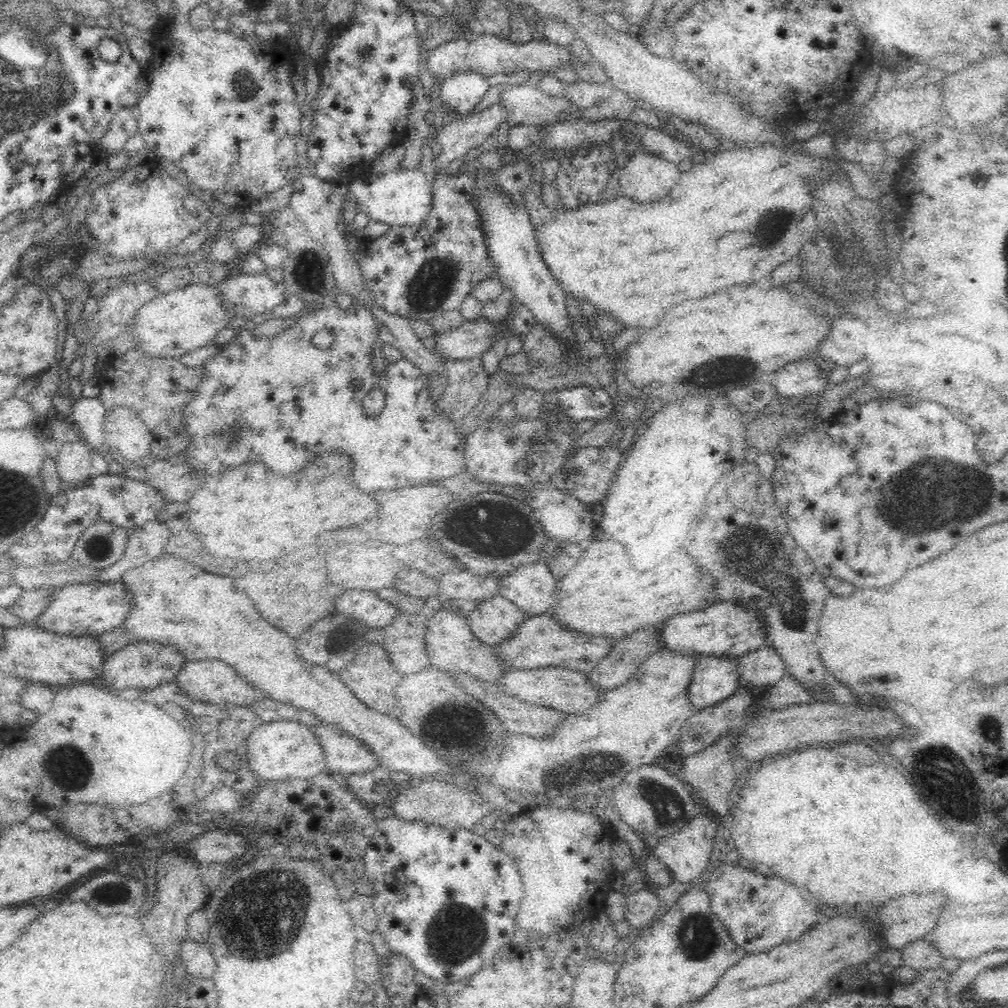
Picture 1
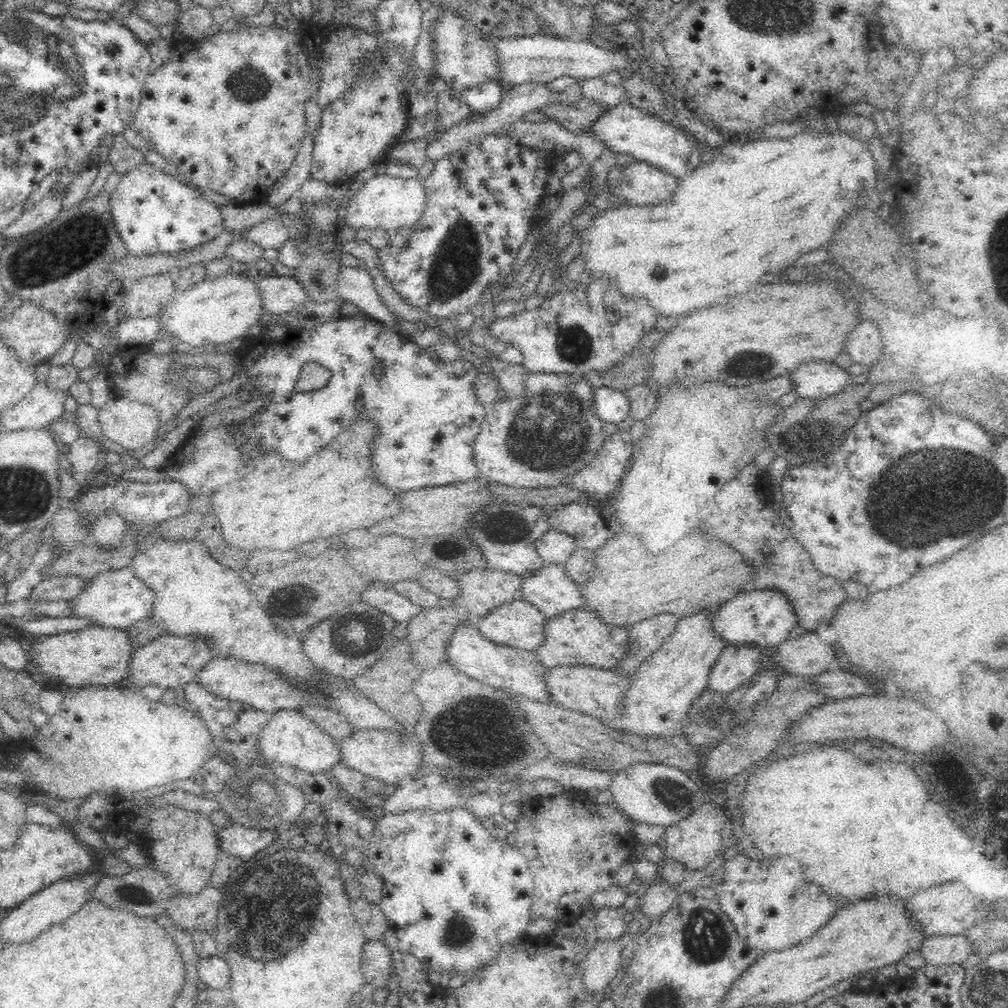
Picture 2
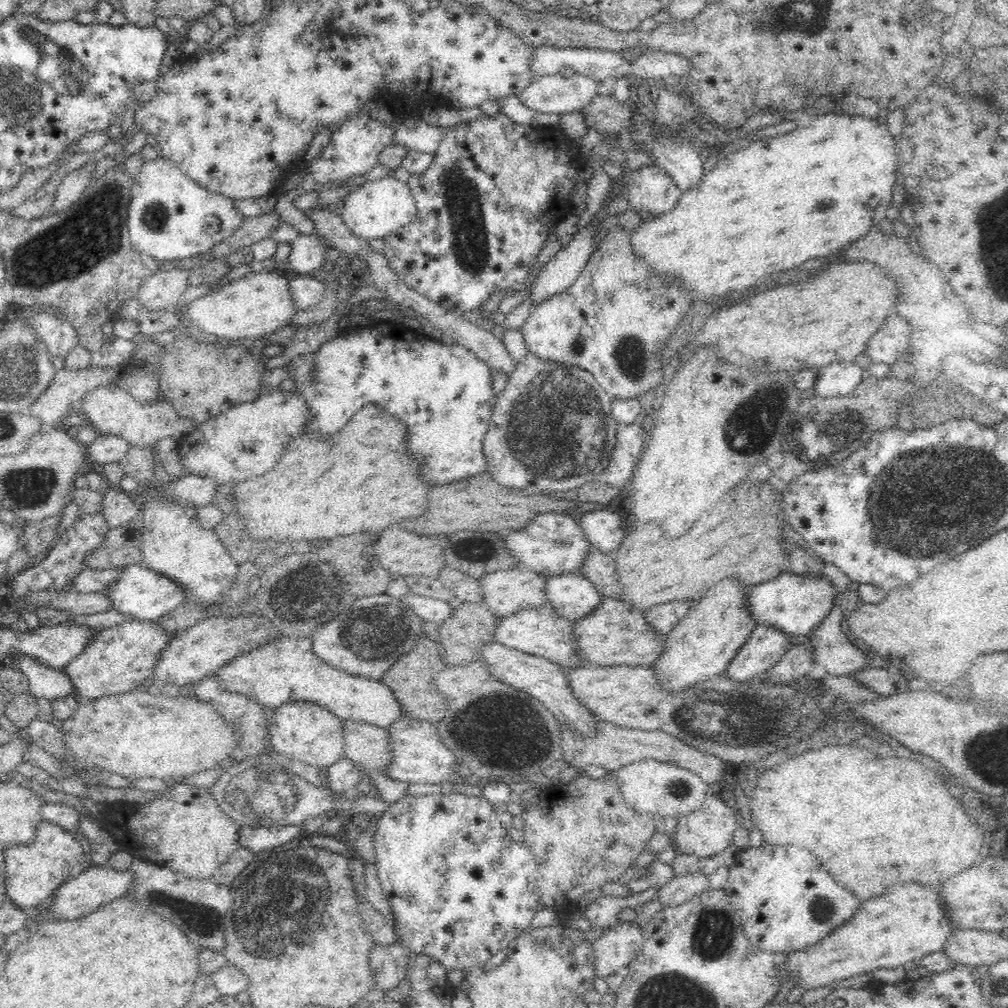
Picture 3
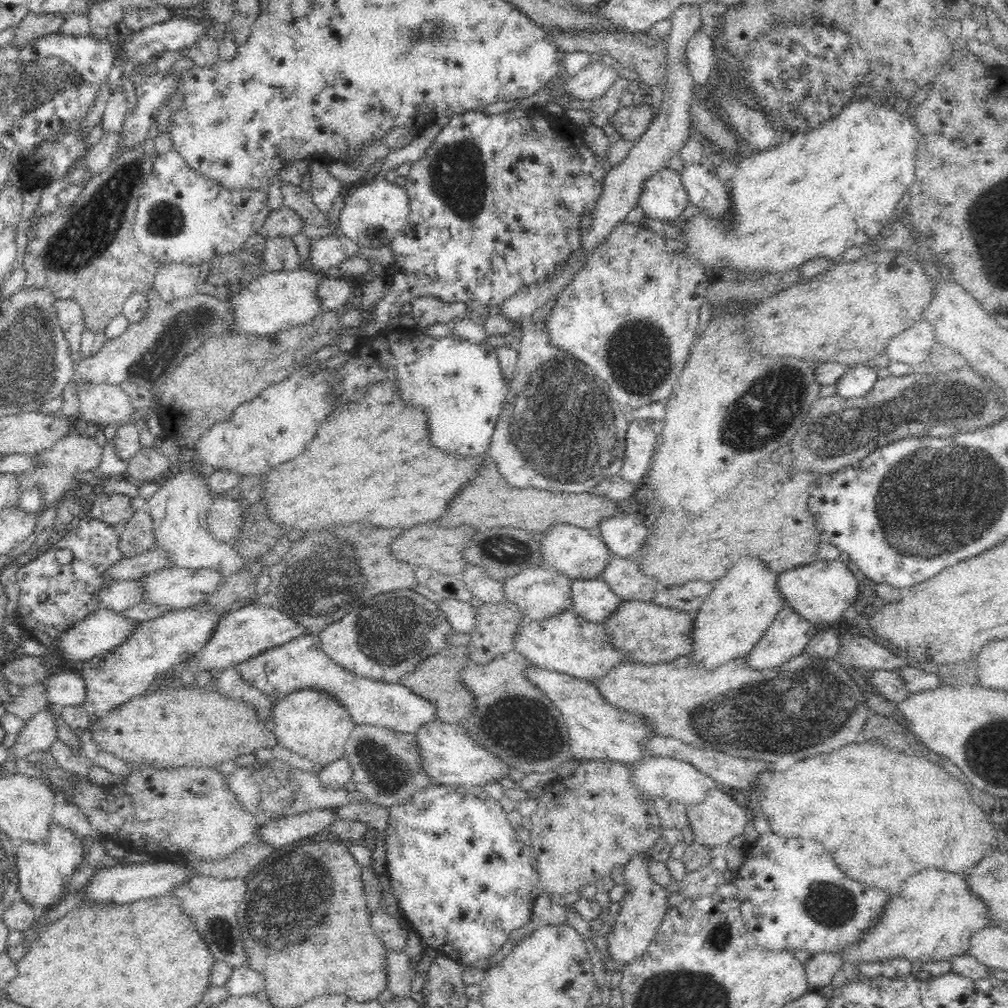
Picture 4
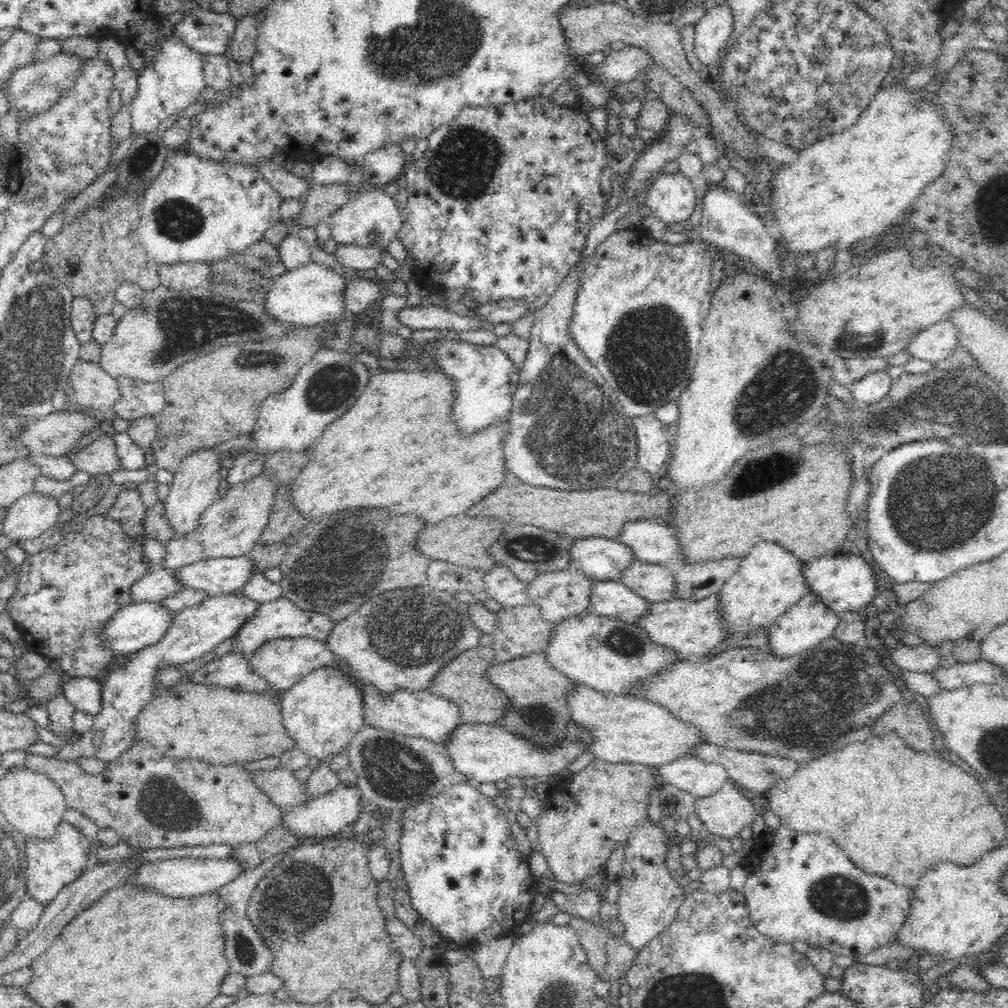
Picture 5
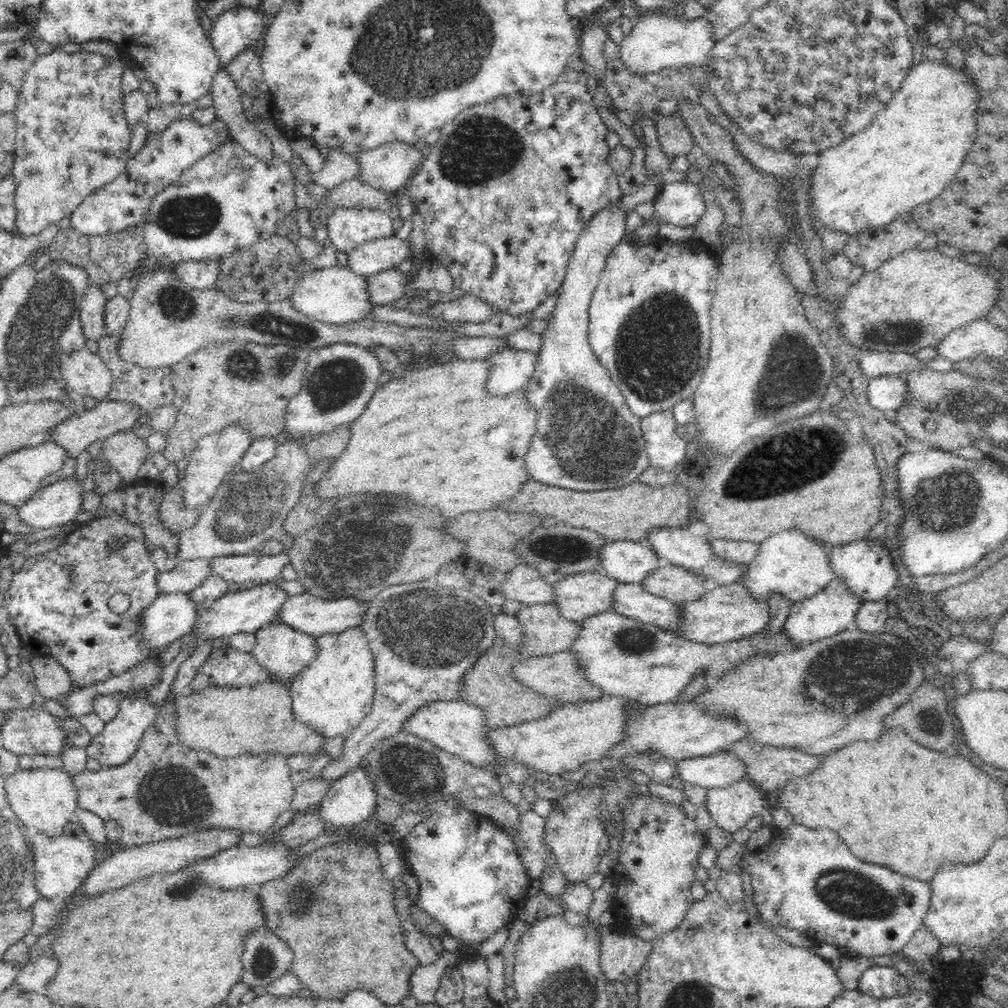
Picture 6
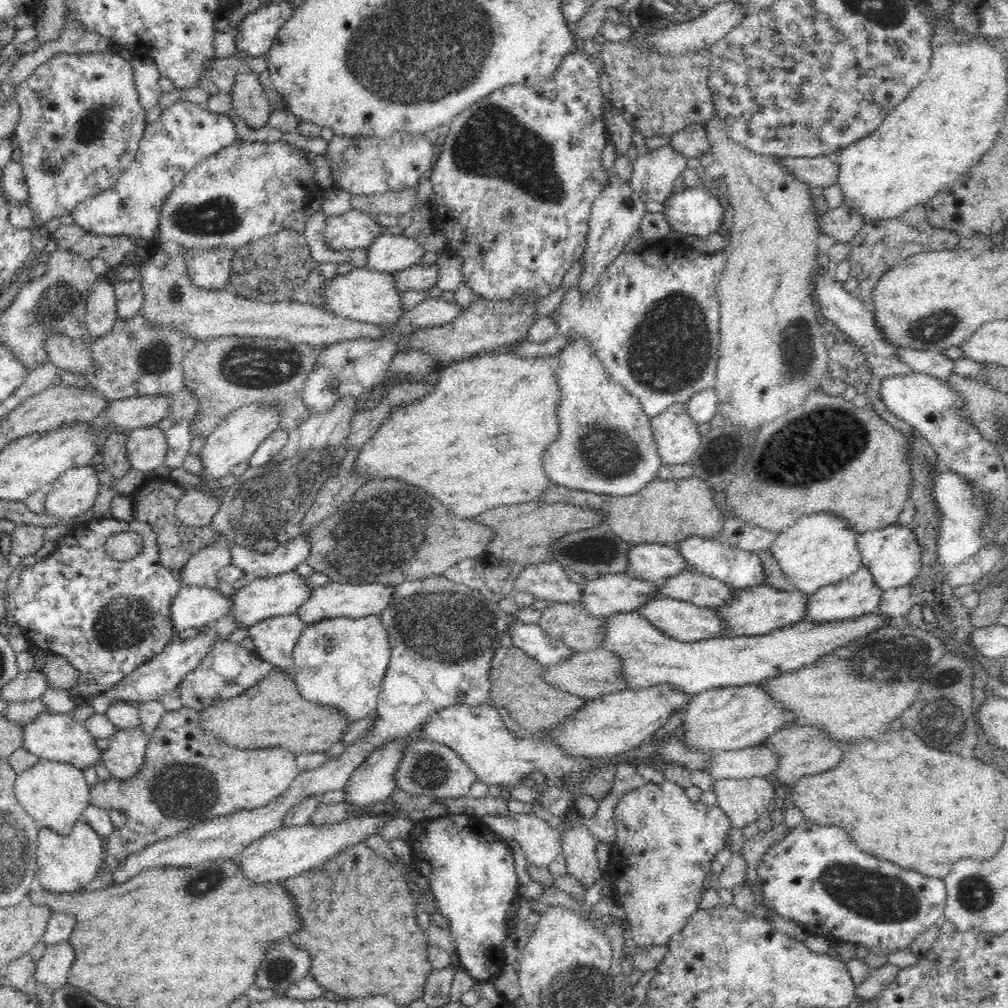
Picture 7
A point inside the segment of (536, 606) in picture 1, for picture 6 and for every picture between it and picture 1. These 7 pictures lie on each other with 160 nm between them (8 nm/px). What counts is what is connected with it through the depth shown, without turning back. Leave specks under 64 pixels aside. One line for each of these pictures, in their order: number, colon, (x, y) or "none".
2: (549, 588)
3: (573, 596)
4: (592, 599)
5: (613, 599)
6: (631, 600)

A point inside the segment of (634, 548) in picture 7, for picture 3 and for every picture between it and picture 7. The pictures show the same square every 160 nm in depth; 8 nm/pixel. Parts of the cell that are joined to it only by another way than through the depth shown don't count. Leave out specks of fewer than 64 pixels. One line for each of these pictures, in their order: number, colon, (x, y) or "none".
3: (552, 543)
4: (572, 550)
5: (602, 559)
6: (629, 562)

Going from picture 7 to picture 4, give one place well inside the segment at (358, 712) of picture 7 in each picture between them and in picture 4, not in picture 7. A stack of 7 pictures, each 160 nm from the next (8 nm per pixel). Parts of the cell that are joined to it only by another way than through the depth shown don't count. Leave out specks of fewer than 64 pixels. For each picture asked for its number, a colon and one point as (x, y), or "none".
4: (310, 723)
5: (322, 713)
6: (332, 695)

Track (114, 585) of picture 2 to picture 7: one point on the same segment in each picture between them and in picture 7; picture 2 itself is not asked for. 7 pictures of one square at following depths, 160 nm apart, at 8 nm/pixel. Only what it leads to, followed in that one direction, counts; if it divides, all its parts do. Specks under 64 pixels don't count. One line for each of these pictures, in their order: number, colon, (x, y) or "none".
3: (141, 594)
4: (175, 588)
5: (216, 576)
6: (246, 569)
7: (287, 556)

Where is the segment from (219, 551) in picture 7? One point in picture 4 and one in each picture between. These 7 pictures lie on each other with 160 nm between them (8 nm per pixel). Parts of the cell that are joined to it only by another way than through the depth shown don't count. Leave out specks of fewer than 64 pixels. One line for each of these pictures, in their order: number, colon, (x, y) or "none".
4: (117, 596)
5: (155, 585)
6: (186, 575)

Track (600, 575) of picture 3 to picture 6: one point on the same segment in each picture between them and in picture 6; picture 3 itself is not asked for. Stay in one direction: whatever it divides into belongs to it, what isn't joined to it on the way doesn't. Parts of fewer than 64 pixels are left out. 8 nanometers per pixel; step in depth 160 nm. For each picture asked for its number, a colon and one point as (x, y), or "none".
4: (626, 579)
5: (655, 583)
6: (674, 583)

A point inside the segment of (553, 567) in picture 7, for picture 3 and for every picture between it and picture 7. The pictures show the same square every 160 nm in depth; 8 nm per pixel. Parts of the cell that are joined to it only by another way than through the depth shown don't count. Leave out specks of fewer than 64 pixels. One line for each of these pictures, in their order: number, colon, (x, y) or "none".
3: (465, 587)
4: (479, 582)
5: (502, 584)
6: (523, 583)

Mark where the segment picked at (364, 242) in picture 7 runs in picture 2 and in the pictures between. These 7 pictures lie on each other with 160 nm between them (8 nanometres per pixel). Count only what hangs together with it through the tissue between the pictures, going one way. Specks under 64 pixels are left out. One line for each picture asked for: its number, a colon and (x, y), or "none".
2: (384, 203)
3: (374, 209)
4: (374, 213)
5: (373, 218)
6: (348, 227)

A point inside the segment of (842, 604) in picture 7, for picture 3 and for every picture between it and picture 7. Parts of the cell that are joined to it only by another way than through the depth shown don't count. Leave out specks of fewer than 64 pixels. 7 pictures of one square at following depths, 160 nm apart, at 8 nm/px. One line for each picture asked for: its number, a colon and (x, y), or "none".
3: (765, 645)
4: (787, 636)
5: (809, 622)
6: (831, 610)

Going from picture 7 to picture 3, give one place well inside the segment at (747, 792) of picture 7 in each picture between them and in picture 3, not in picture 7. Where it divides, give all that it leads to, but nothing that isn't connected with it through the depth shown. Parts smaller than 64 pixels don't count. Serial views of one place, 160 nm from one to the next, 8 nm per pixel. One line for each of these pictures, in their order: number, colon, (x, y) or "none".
3: (707, 831)
4: (717, 820)
5: (727, 812)
6: (731, 807)

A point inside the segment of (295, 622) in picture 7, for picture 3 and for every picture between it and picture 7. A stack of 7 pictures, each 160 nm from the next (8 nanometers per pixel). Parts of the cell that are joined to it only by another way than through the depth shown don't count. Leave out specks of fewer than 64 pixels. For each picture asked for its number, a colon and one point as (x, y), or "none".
3: (286, 670)
4: (300, 663)
5: (283, 662)
6: (284, 652)

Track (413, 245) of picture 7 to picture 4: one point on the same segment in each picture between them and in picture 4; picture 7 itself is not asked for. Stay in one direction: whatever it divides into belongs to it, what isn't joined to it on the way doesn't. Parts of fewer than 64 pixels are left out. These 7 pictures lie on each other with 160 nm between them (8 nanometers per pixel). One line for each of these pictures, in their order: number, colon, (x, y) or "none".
4: (325, 252)
5: (354, 256)
6: (378, 255)

